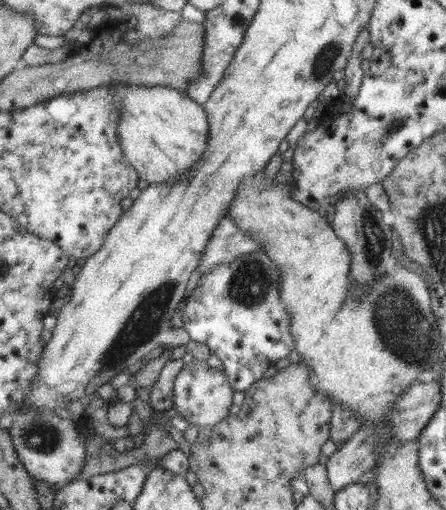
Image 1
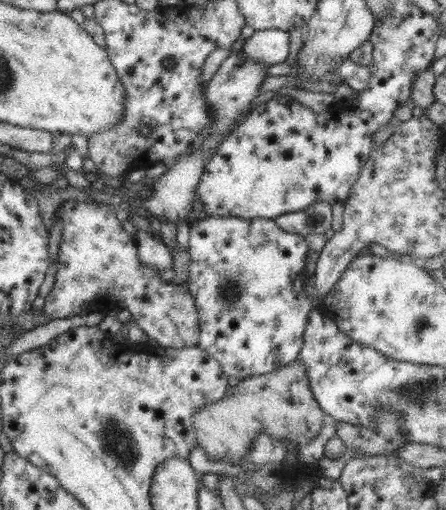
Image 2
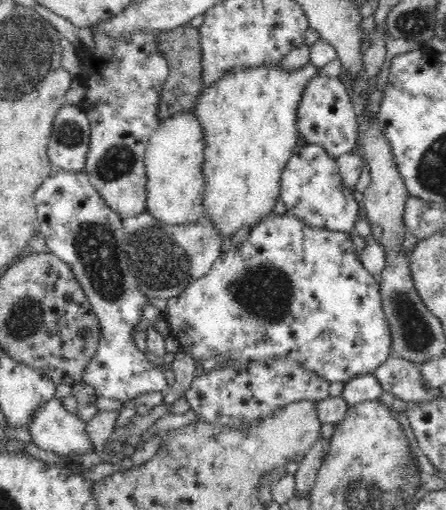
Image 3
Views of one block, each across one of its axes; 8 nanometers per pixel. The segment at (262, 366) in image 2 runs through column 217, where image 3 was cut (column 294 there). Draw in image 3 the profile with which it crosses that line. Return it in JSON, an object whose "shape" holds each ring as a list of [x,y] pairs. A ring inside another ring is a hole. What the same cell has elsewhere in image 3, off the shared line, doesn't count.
{"shape":[[[272,212],[270,216],[266,216],[264,220],[260,220],[258,224],[251,226],[249,236],[246,241],[239,246],[230,246],[230,249],[221,254],[216,260],[214,266],[208,270],[208,274],[204,274],[188,285],[188,288],[174,298],[167,299],[166,319],[170,322],[170,334],[175,336],[180,342],[181,350],[185,350],[192,354],[194,363],[203,363],[211,356],[222,355],[224,357],[222,363],[245,363],[248,361],[263,361],[275,356],[286,357],[290,360],[300,363],[300,367],[304,367],[306,371],[314,371],[320,379],[329,383],[343,382],[346,383],[353,380],[362,373],[374,373],[374,370],[384,364],[384,358],[390,356],[390,327],[388,321],[384,320],[384,309],[382,297],[380,294],[380,283],[378,278],[371,275],[365,268],[363,263],[356,257],[356,250],[352,245],[351,235],[346,232],[336,232],[322,227],[310,226],[308,223],[292,216],[290,213],[278,215]]]}

